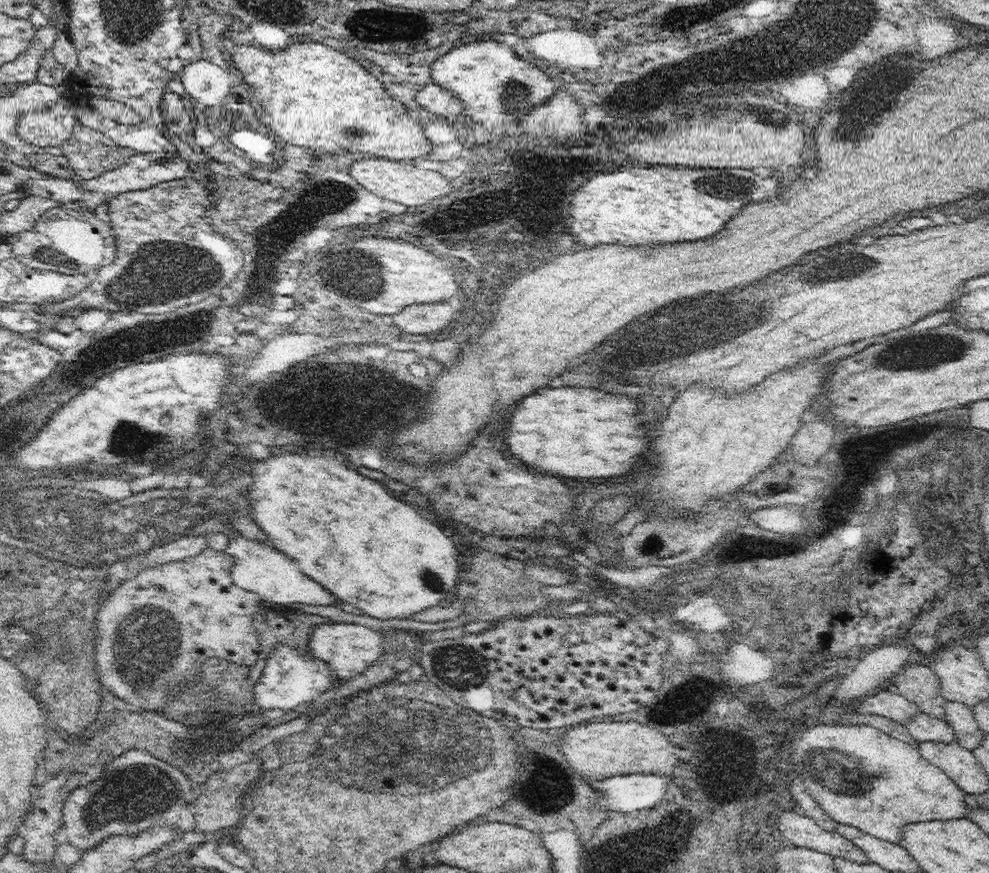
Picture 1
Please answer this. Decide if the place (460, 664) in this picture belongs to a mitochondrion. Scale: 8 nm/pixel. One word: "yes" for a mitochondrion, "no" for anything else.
yes

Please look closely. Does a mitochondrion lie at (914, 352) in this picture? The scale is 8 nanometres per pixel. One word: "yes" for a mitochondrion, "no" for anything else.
yes

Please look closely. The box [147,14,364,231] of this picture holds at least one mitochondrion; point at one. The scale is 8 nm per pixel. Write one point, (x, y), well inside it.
(330, 195)

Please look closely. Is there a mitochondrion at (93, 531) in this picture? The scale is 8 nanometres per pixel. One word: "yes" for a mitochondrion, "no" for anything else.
yes

